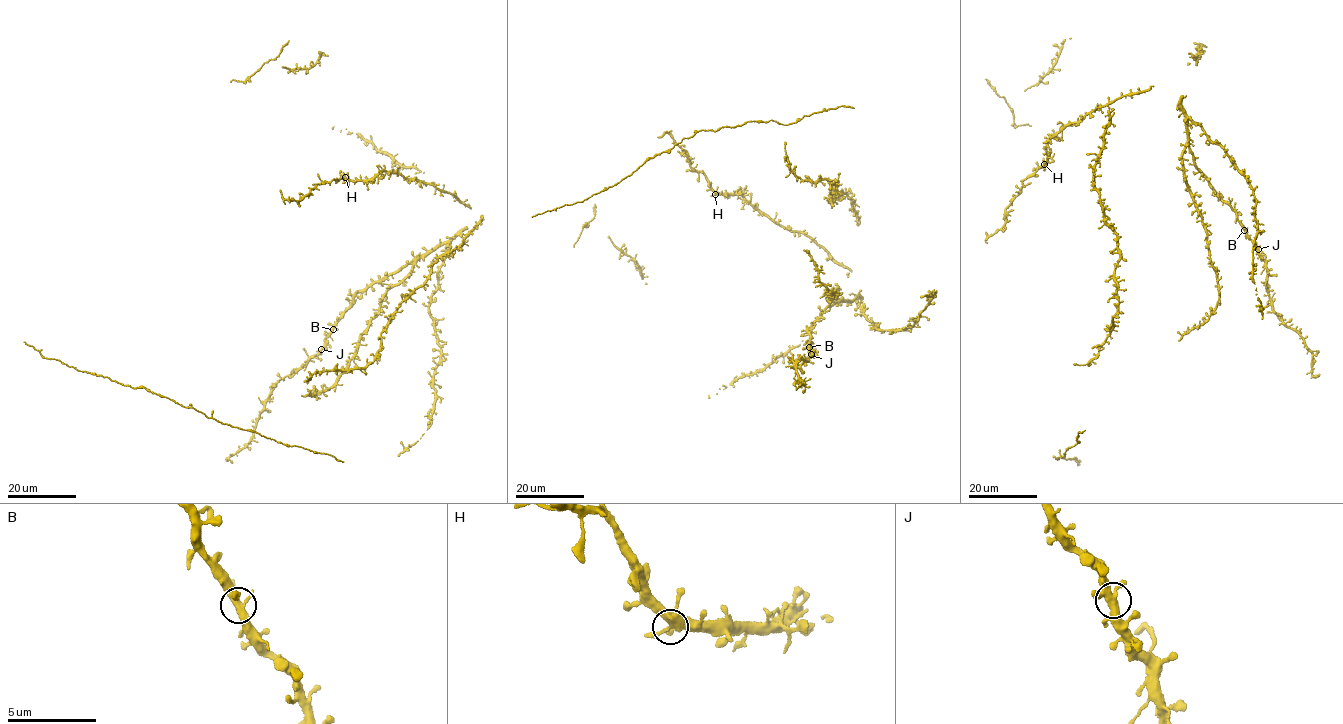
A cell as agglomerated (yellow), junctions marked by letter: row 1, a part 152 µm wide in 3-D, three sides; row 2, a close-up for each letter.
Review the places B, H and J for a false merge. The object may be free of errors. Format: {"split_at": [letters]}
{"split_at": []}

